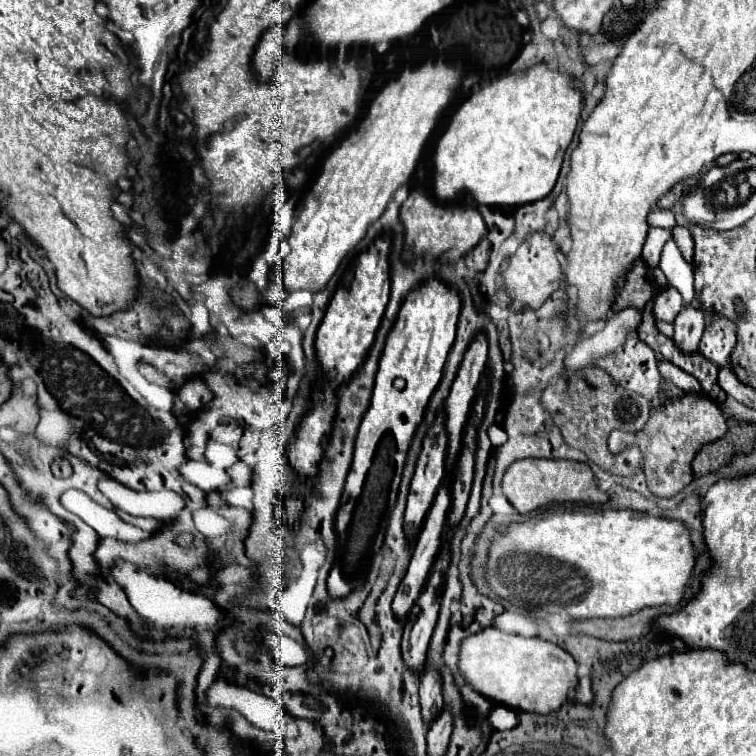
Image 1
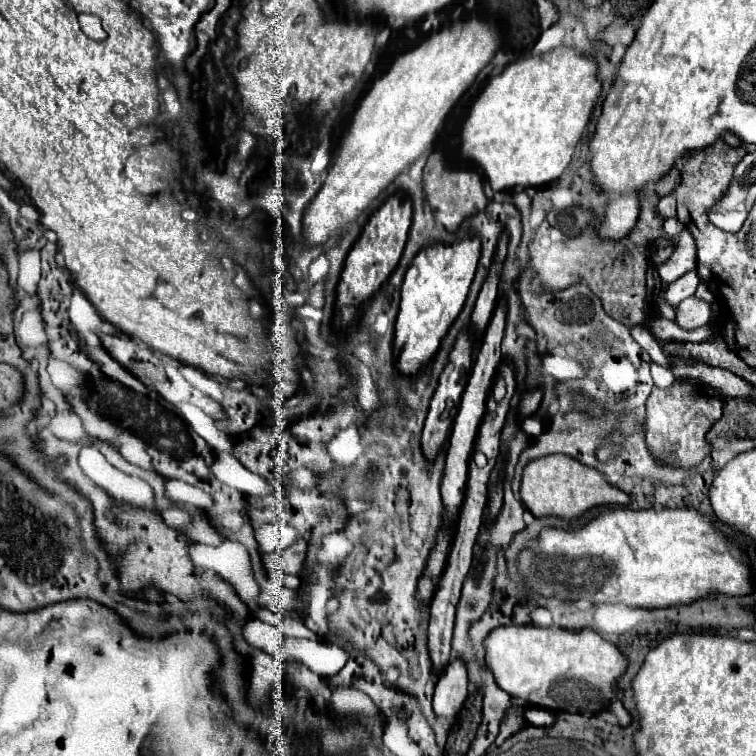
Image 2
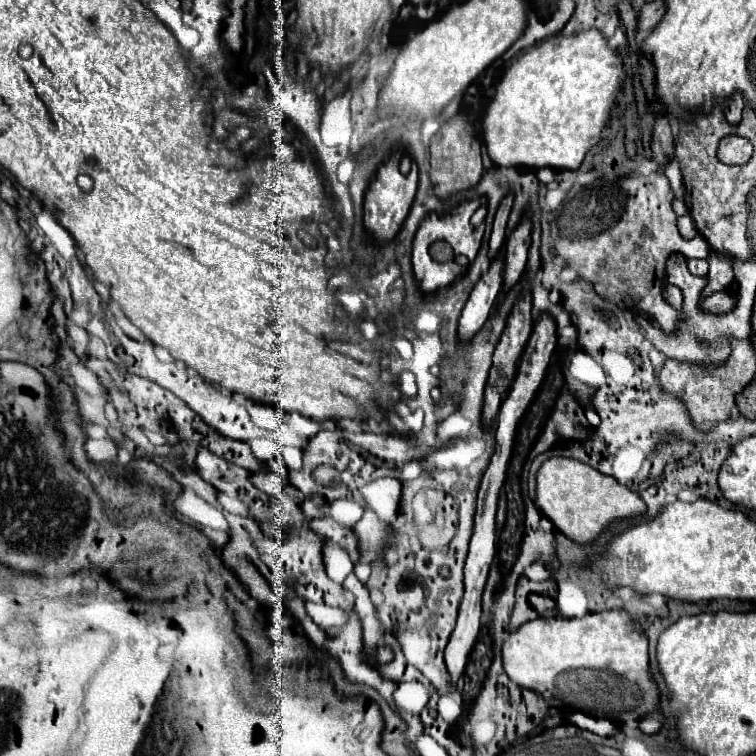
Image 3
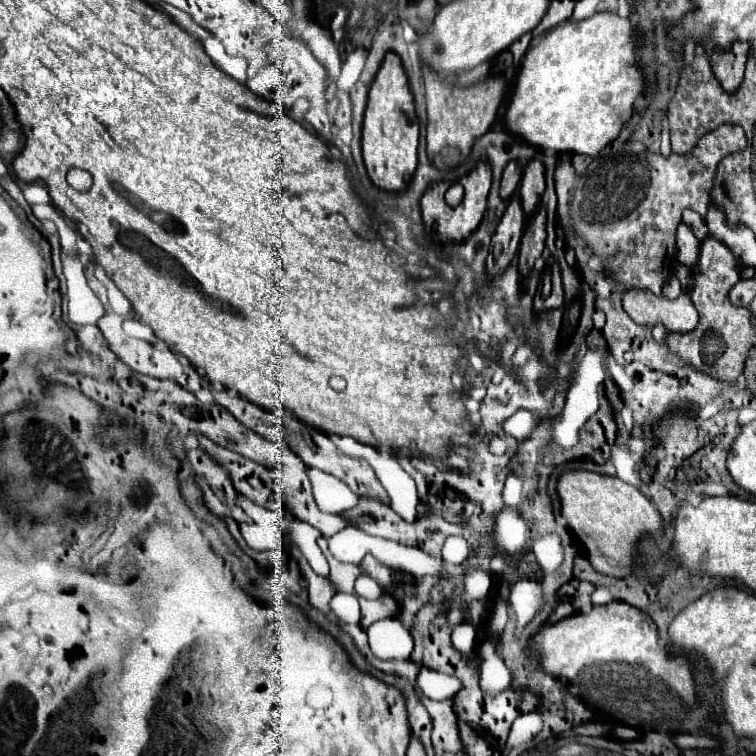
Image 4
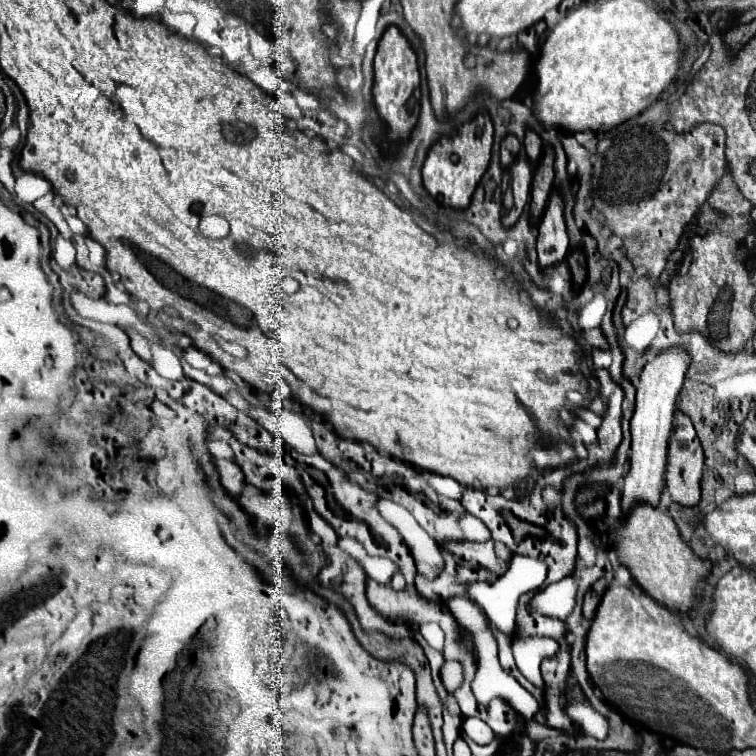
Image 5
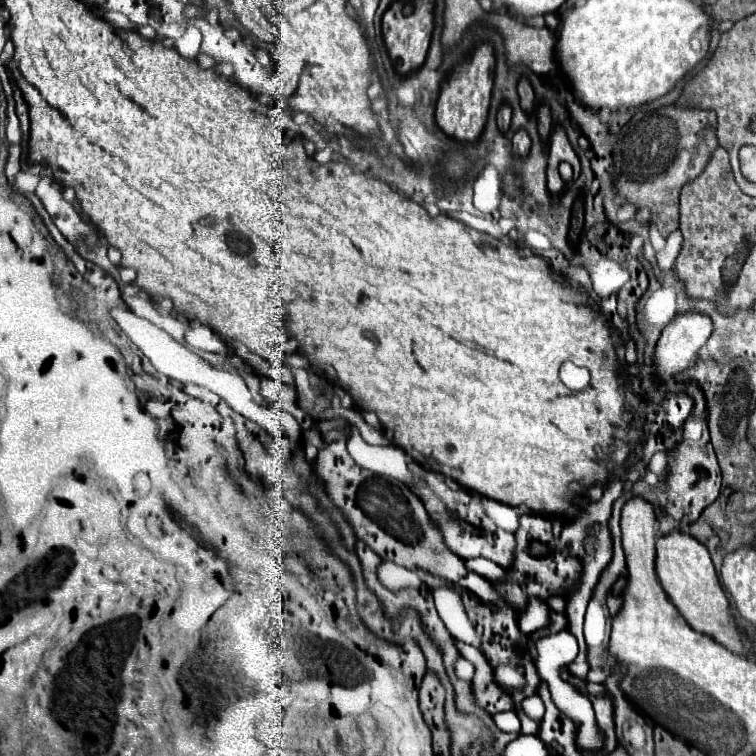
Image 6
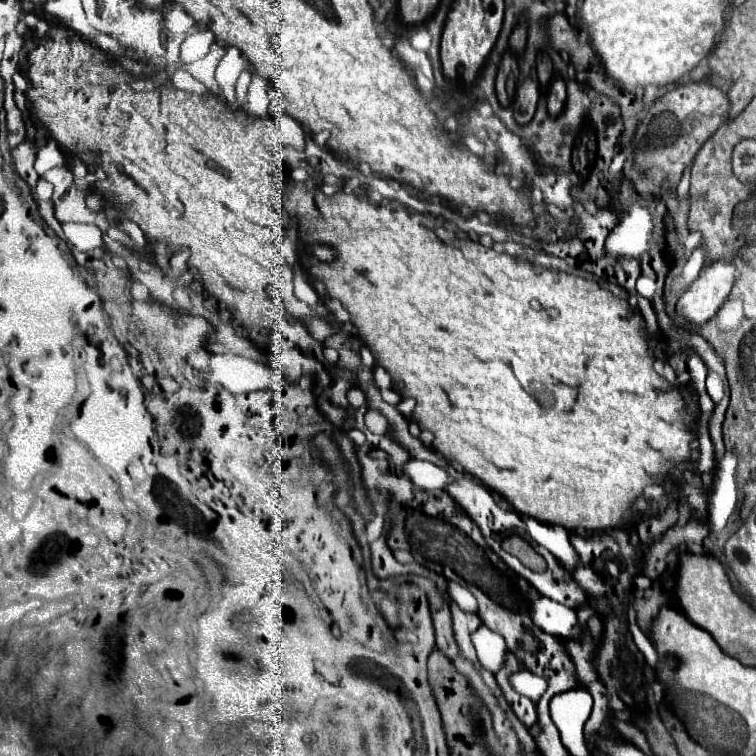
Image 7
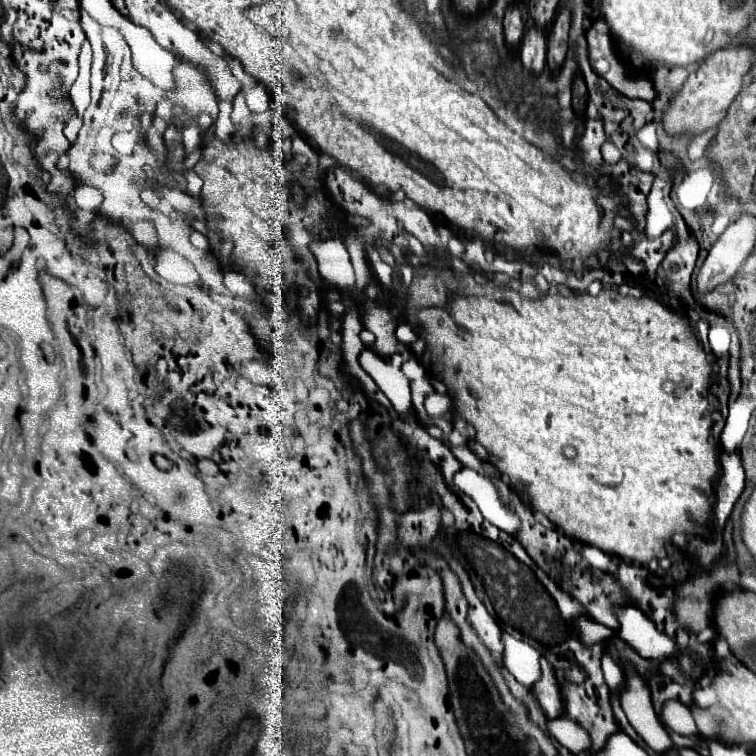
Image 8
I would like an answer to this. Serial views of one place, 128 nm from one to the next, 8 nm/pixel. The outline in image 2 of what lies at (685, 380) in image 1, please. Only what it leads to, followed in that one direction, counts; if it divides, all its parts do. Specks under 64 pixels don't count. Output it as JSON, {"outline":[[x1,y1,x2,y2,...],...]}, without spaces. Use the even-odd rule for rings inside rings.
{"outline":[[634,326,634,328,630,330,630,334,632,334,632,338,634,338,634,340,652,356,654,362,658,362,658,364,662,364,662,366,668,366,666,354,662,352,660,344,654,340,654,336,648,332,646,326]]}

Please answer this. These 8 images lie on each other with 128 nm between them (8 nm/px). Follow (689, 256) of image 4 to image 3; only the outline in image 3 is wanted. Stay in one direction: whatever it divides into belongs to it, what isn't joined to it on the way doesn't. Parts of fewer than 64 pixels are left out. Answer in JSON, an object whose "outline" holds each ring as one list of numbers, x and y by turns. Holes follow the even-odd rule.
{"outline":[[682,216,682,218,677,218,677,227,680,230,680,234,682,236,686,236,688,240,690,238,694,238,696,234,698,234,698,230,696,230,696,224,694,224,694,220,692,220,692,216],[688,258,687,265,690,272,695,276,705,277,708,273,709,266,706,259]]}

